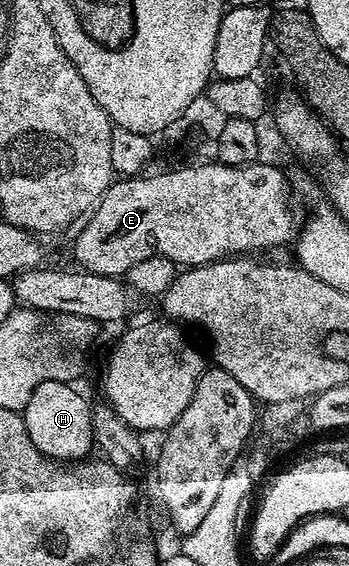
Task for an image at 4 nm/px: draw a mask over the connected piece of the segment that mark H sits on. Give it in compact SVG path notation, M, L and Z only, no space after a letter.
M57 379L46 381L34 389L30 401L22 412L24 425L30 441L45 458L53 461L84 461L93 450L92 410L72 383L63 383Z

